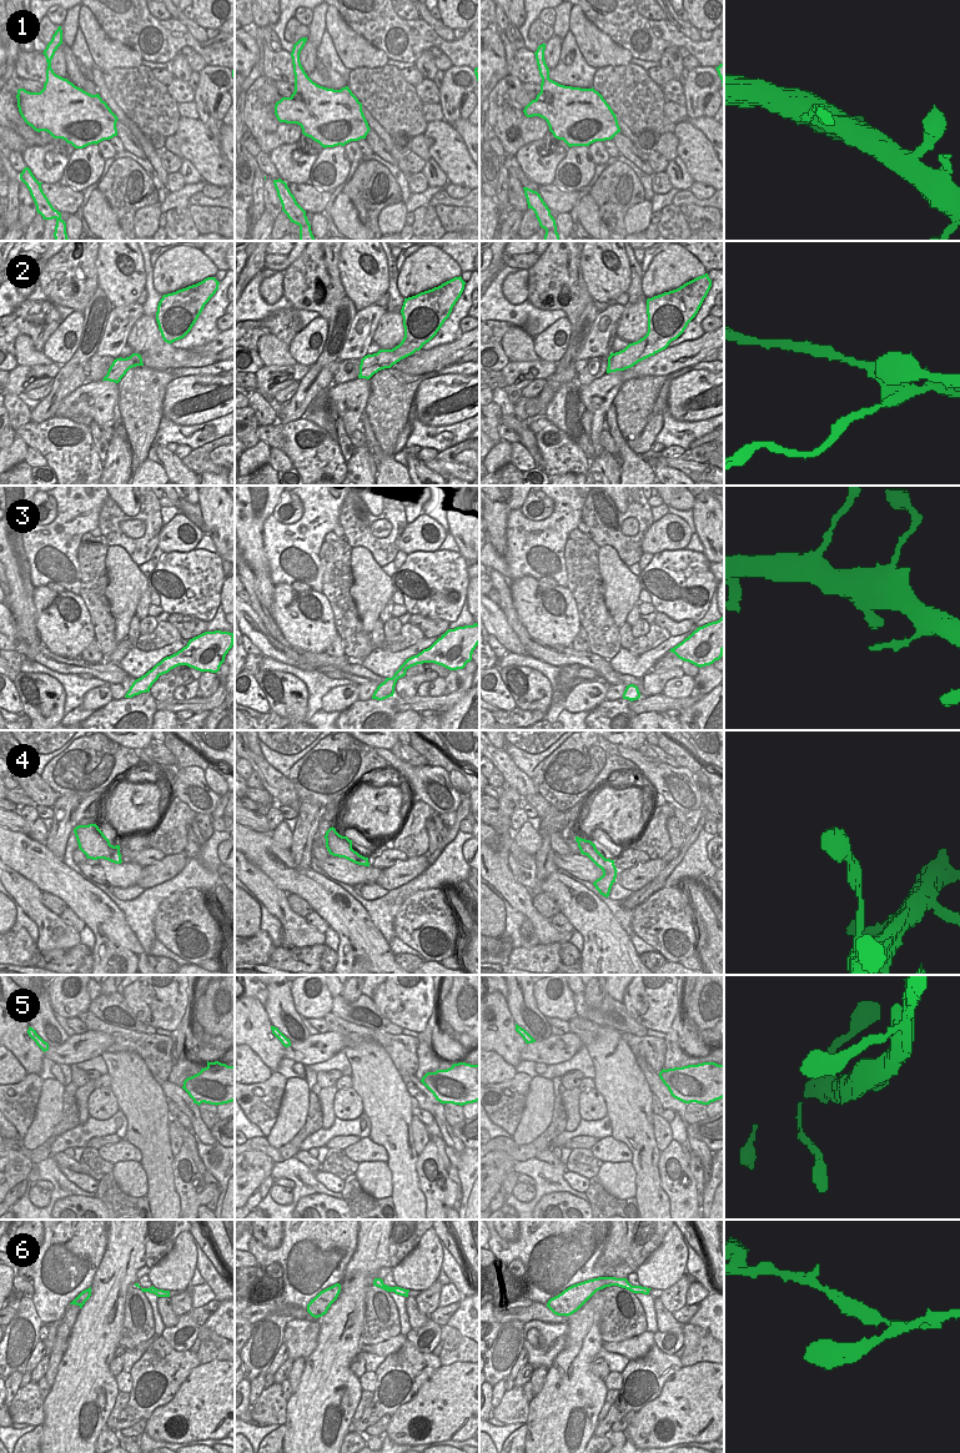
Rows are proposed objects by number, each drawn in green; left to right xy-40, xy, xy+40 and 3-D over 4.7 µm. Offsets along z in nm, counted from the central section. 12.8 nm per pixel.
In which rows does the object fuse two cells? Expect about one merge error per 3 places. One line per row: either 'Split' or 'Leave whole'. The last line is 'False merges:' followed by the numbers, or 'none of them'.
1: Leave whole
2: Split
3: Leave whole
4: Leave whole
5: Leave whole
6: Leave whole
False merges: 2.

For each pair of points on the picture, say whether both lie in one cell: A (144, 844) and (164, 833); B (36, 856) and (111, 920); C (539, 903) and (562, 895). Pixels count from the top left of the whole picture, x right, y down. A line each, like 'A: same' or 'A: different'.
A: different
B: same
C: different

